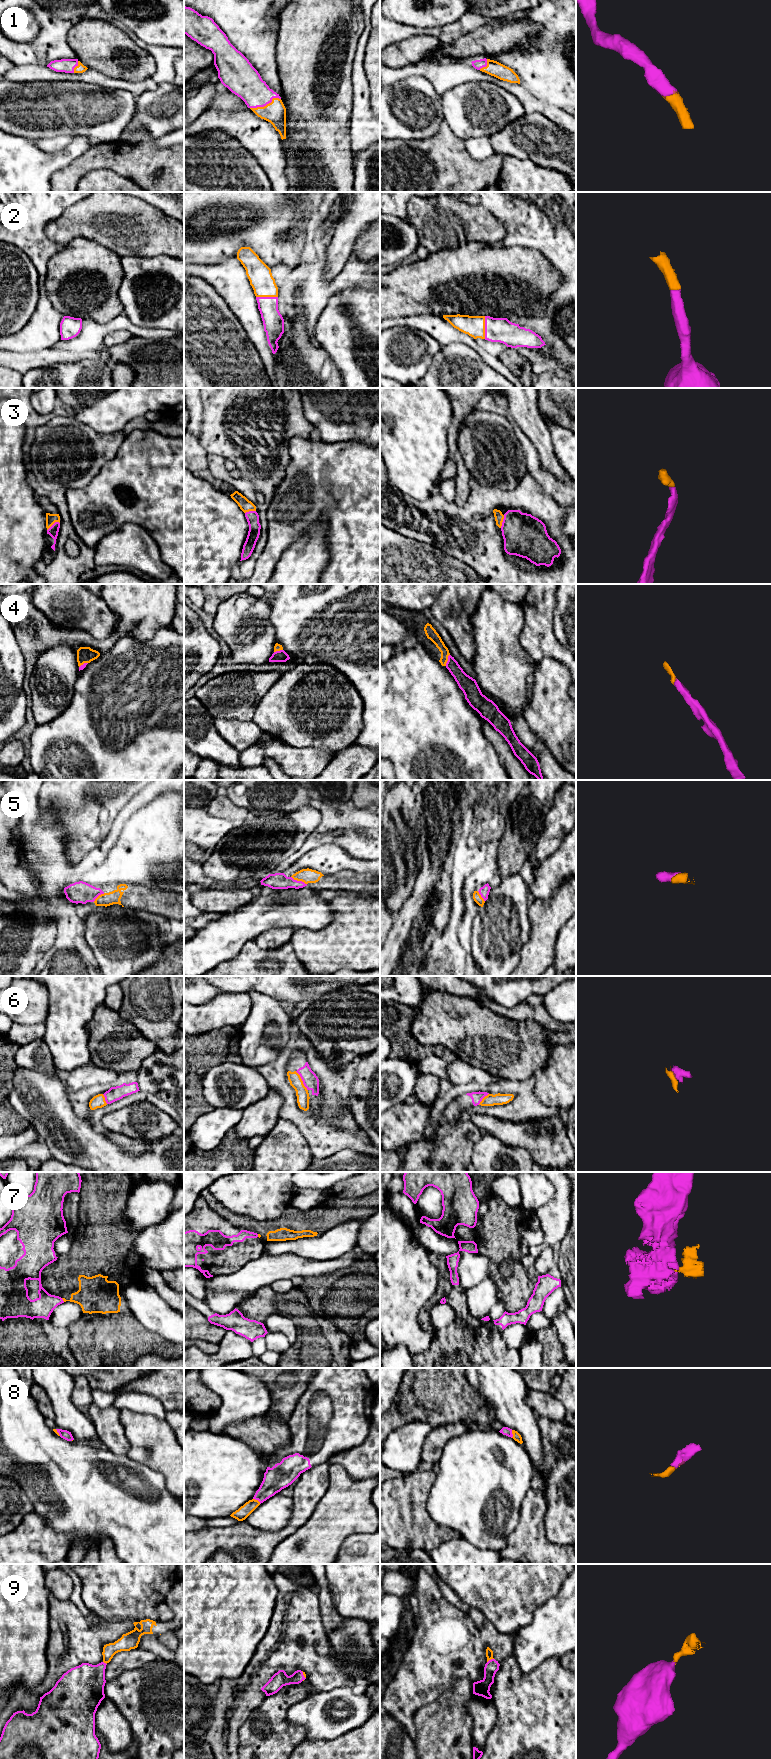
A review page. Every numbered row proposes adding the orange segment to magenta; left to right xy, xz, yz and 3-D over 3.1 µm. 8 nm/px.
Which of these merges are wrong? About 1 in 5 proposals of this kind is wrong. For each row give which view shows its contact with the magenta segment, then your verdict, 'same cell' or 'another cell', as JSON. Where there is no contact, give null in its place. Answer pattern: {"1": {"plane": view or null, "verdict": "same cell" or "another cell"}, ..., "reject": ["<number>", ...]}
{"1": {"plane": "xz", "verdict": "same cell"}, "2": {"plane": "yz", "verdict": "same cell"}, "3": {"plane": "xy", "verdict": "same cell"}, "4": {"plane": "yz", "verdict": "same cell"}, "5": {"plane": "xz", "verdict": "same cell"}, "6": {"plane": "xz", "verdict": "same cell"}, "7": {"plane": "xy", "verdict": "another cell"}, "8": {"plane": "xz", "verdict": "same cell"}, "9": {"plane": "yz", "verdict": "same cell"}, "reject": ["7"]}

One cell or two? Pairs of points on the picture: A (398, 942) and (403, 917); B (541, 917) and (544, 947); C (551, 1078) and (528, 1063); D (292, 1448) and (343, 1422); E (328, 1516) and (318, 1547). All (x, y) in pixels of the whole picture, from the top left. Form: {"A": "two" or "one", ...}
{"A": "one", "B": "one", "C": "two", "D": "one", "E": "one"}

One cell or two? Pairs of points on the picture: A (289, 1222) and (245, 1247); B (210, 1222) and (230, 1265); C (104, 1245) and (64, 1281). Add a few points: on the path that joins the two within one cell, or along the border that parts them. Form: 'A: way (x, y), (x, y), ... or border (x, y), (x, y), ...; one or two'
A: border (258, 1236), (264, 1241); two
B: way (210, 1233), (210, 1241), (223, 1254); one
C: way (92, 1256), (79, 1259), (69, 1269); one

